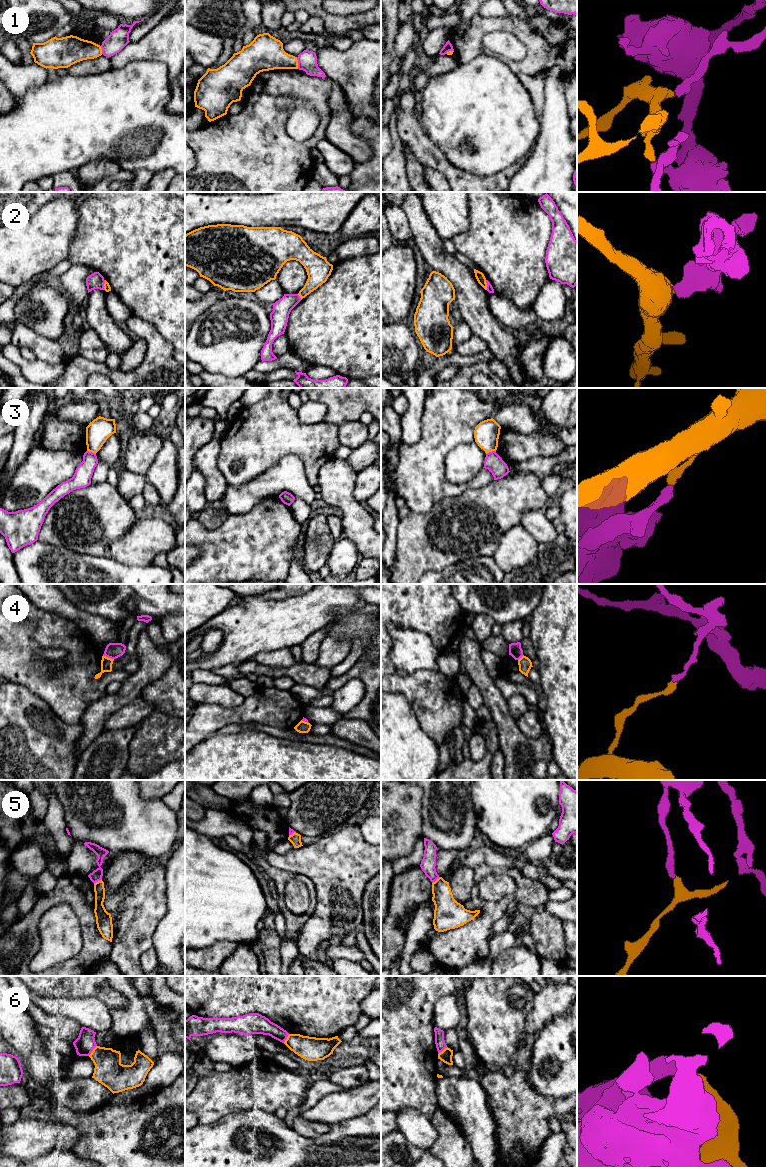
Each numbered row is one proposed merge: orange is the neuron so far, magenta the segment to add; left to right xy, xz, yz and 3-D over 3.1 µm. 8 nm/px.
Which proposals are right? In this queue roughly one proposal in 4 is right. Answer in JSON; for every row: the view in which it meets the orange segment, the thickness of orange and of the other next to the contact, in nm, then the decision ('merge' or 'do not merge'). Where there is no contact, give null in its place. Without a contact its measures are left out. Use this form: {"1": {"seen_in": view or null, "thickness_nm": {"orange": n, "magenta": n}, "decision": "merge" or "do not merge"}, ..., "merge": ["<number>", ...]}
{"1": {"seen_in": "xz", "thickness_nm": {"orange": 260, "magenta": 160}, "decision": "do not merge"}, "2": {"seen_in": "yz", "thickness_nm": {"orange": 70, "magenta": 50}, "decision": "do not merge"}, "3": {"seen_in": "yz", "thickness_nm": {"orange": 200, "magenta": 150}, "decision": "do not merge"}, "4": {"seen_in": "xy", "thickness_nm": {"orange": 100, "magenta": 130}, "decision": "do not merge"}, "5": {"seen_in": "xy", "thickness_nm": {"orange": 100, "magenta": 90}, "decision": "do not merge"}, "6": {"seen_in": "xy", "thickness_nm": {"orange": 240, "magenta": 160}, "decision": "do not merge"}, "merge": []}

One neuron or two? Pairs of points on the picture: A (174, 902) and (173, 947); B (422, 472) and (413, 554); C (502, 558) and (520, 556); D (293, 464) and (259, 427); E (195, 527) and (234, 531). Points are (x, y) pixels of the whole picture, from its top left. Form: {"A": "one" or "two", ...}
{"A": "one", "B": "two", "C": "one", "D": "two", "E": "one"}

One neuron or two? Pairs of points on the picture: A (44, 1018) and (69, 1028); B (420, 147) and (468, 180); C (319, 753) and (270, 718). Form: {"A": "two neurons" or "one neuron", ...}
{"A": "one neuron", "B": "one neuron", "C": "two neurons"}

